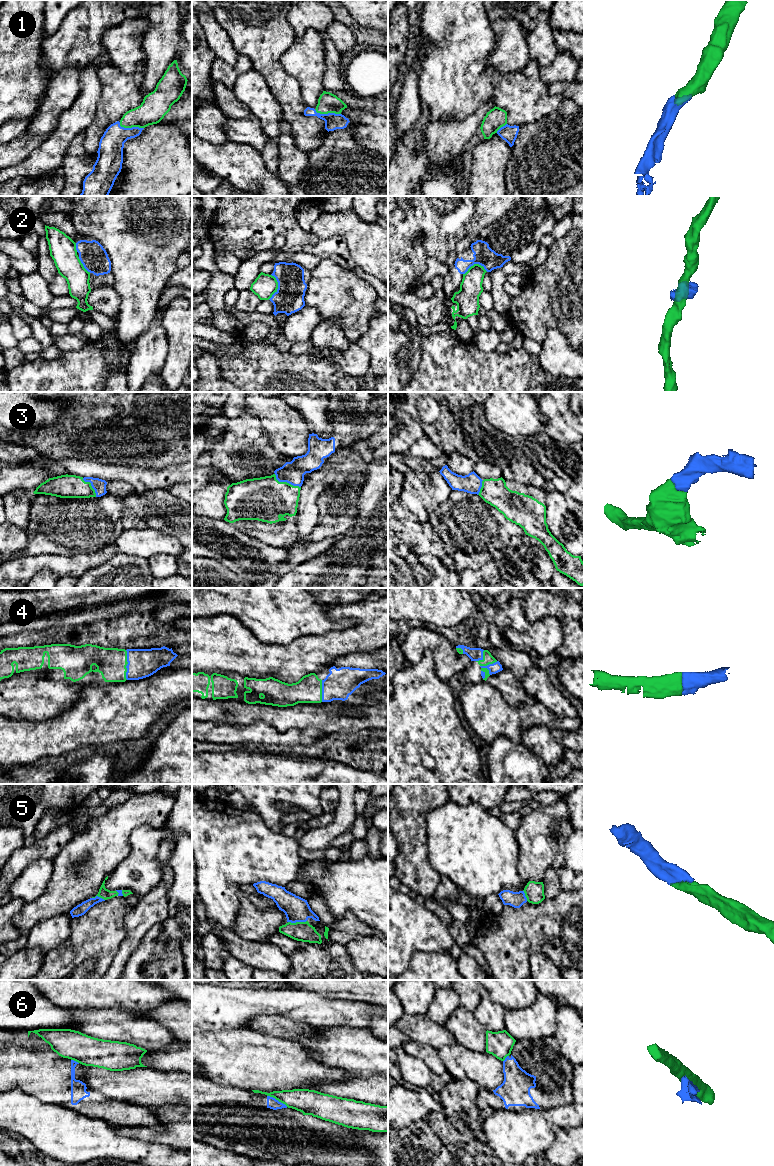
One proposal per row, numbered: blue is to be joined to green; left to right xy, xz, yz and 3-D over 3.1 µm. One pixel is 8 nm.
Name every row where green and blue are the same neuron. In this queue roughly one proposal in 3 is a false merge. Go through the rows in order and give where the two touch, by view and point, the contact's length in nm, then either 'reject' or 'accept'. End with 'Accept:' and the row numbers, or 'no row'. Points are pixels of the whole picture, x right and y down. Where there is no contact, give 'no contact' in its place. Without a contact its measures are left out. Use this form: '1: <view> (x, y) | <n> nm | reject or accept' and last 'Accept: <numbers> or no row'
1: xy (130, 127) | 200 nm | accept
2: xz (277, 287) | 200 nm | reject
3: xz (286, 482) | 240 nm | accept
4: xy (126, 665) | 240 nm | accept
5: xz (297, 922) | 150 nm | accept
6: xz (277, 1099) | 190 nm | reject
Accept: 1, 3, 4, 5

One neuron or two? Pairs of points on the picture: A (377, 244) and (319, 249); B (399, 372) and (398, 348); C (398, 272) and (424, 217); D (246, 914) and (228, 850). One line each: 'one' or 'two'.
A: two
B: one
C: one
D: two

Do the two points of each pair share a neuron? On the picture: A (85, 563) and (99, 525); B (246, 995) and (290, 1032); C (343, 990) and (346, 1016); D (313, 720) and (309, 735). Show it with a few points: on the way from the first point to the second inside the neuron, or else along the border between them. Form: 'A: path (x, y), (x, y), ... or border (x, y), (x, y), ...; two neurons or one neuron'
A: path (85, 554), (85, 539), (90, 534); one neuron
B: border (291, 1020), (279, 1014), (258, 1014), (248, 1026); two neurons
C: border (321, 995), (327, 998), (361, 999), (367, 1002); two neurons
D: border (288, 729), (317, 728), (325, 733); two neurons

